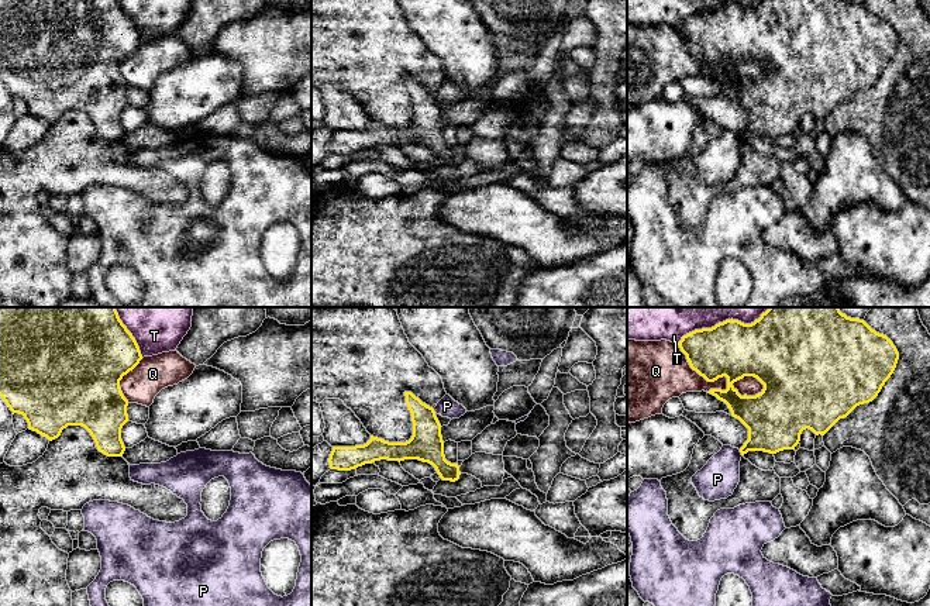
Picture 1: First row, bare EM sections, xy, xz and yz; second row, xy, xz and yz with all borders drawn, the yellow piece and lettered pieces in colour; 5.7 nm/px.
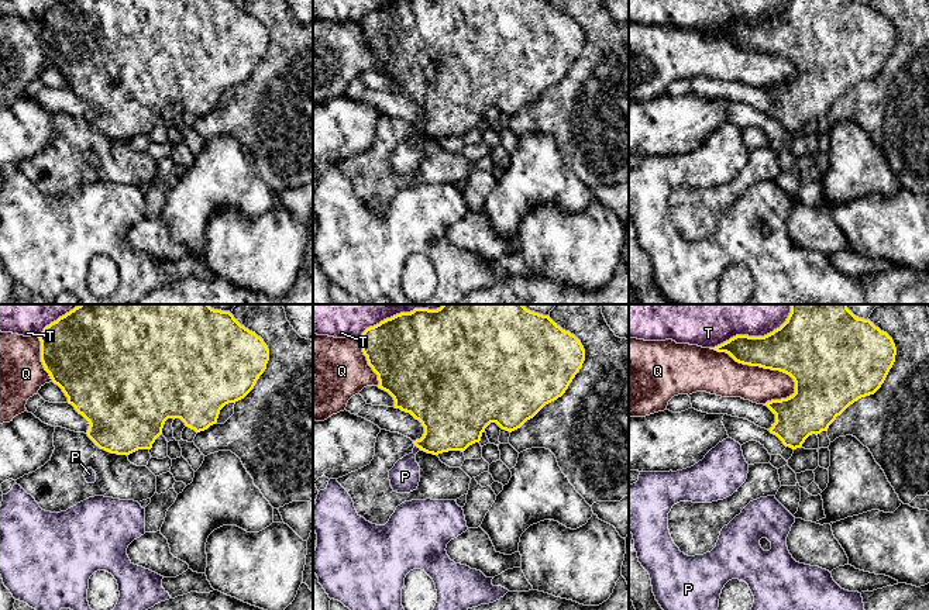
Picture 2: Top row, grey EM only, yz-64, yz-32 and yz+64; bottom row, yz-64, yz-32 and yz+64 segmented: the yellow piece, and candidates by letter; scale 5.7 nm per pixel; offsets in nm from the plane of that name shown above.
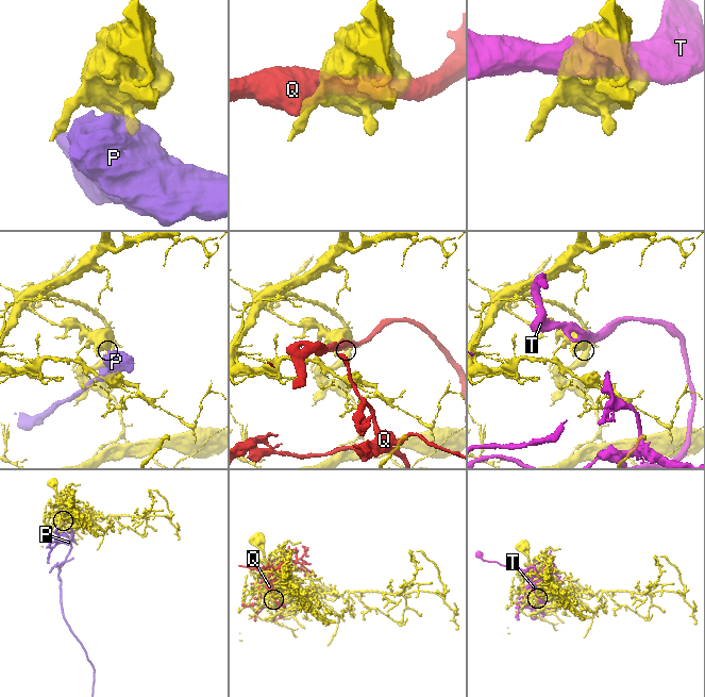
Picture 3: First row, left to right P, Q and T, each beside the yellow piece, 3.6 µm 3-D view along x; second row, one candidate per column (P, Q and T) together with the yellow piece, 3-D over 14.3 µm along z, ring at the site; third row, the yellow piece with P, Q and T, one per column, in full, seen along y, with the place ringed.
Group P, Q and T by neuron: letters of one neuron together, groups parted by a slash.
P / Q / T

